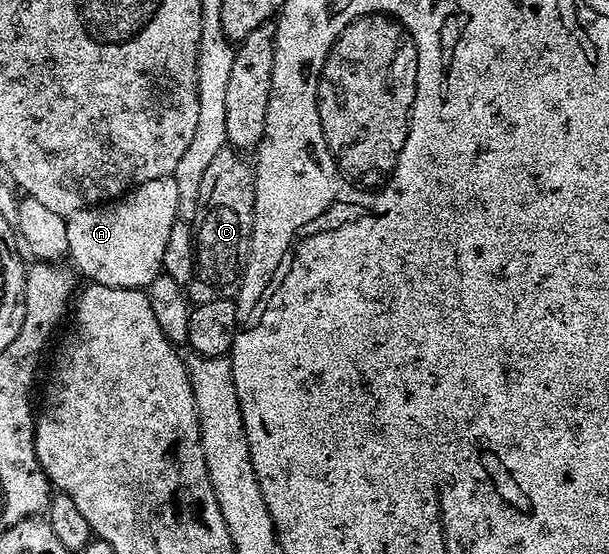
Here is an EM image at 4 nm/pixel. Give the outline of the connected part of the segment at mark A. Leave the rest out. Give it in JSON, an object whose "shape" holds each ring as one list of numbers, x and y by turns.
{"shape":[[164,176,143,182,115,200,71,213,66,228,72,267,95,284,147,289,163,272,163,250,167,250,171,226,178,223,178,206,179,186,175,186,172,176]]}

